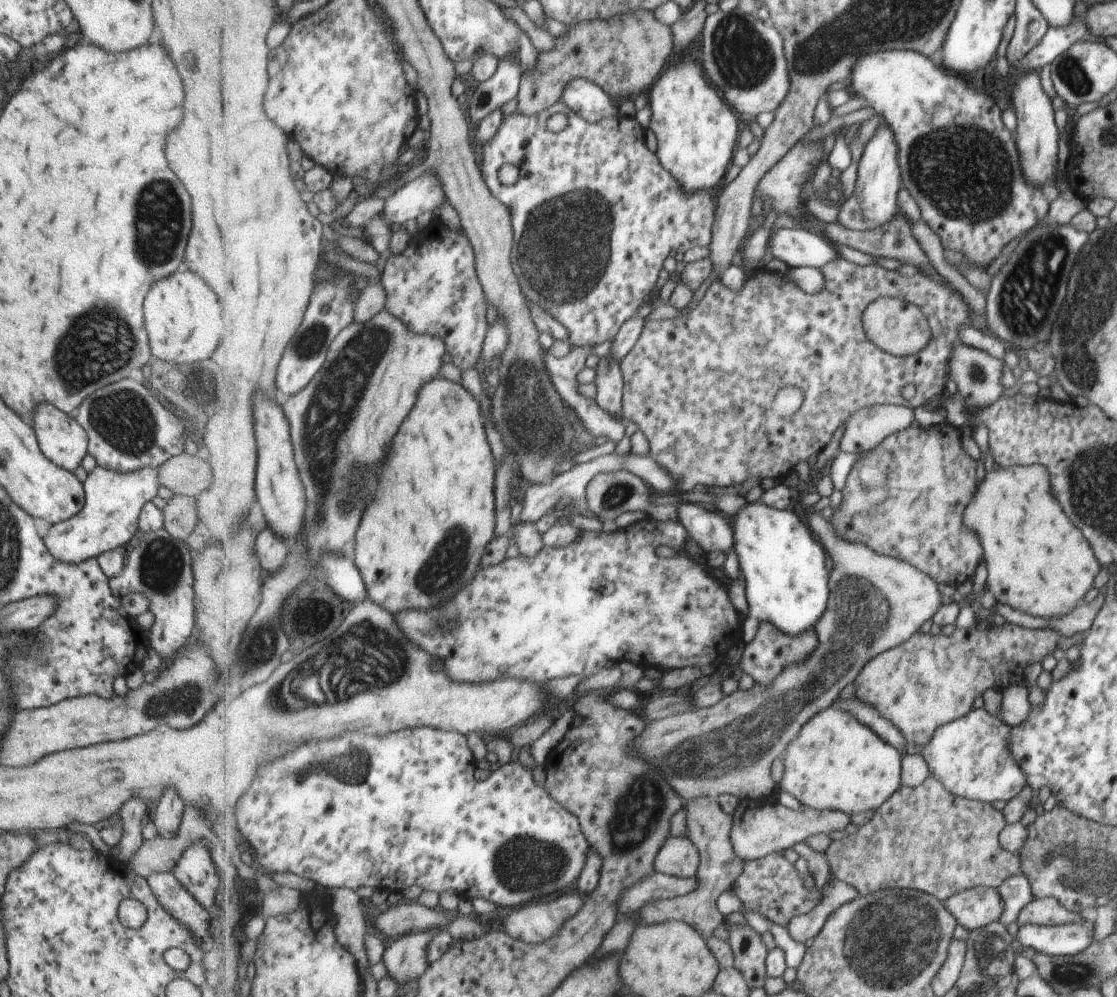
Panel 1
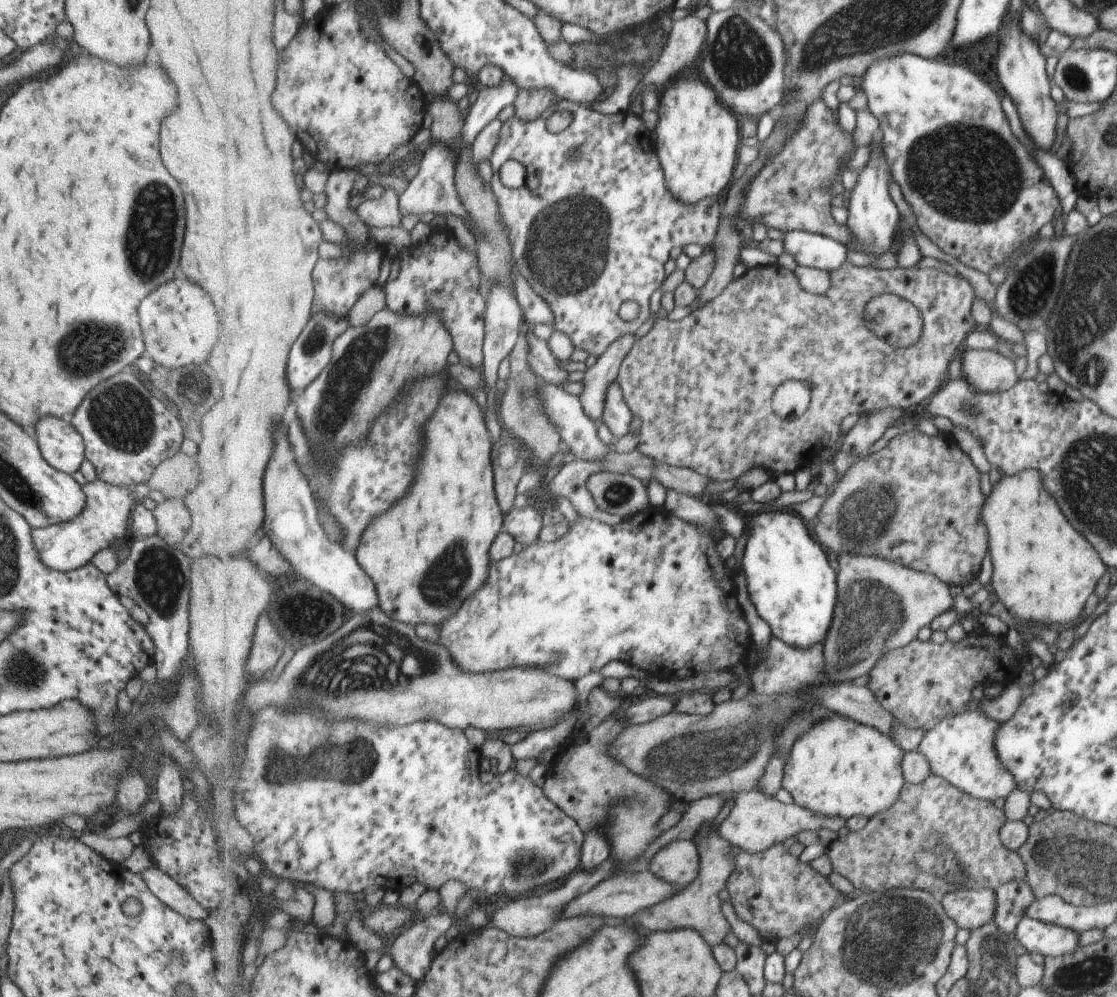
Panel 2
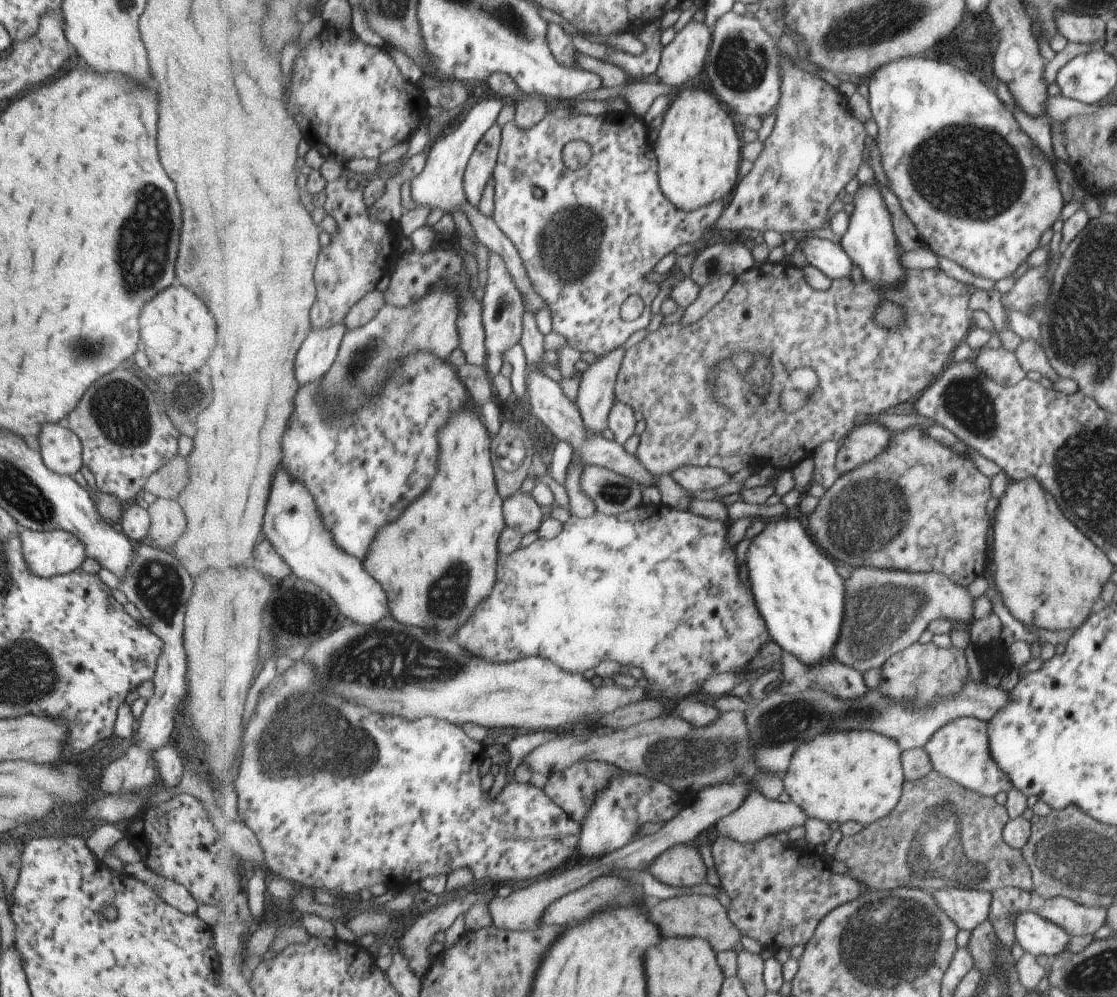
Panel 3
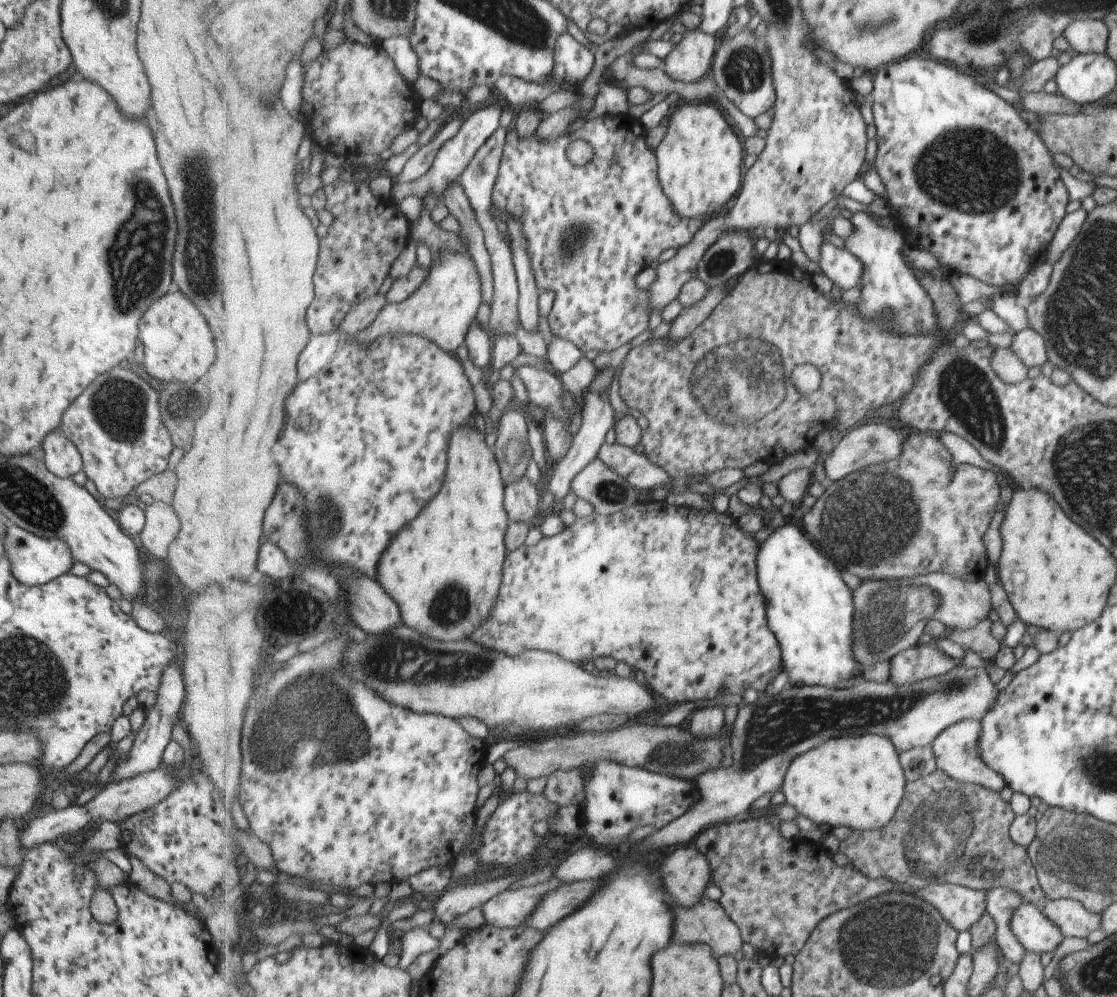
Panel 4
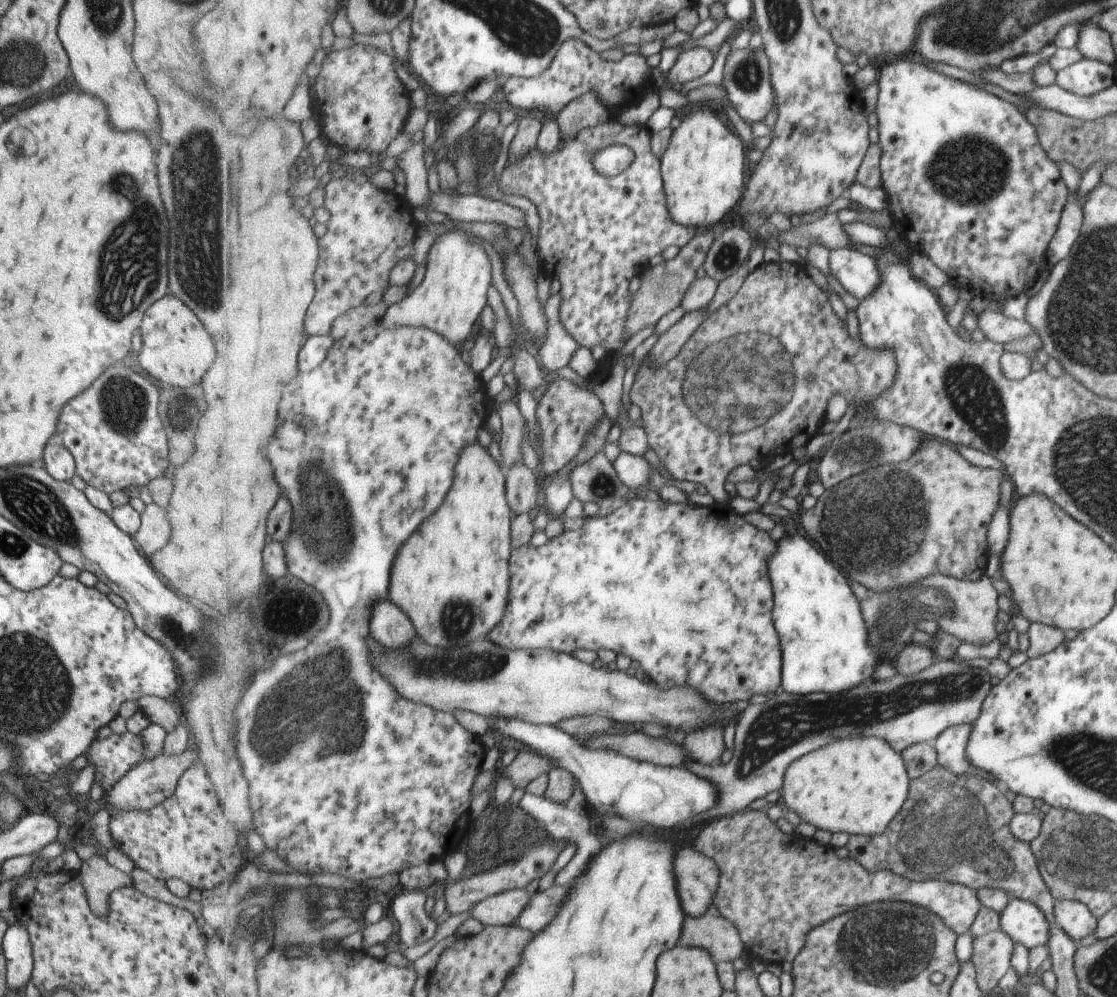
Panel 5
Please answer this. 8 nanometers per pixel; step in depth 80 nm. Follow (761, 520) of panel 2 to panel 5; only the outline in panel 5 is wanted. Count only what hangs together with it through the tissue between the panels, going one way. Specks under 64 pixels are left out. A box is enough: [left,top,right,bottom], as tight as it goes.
[769,534,886,695]

